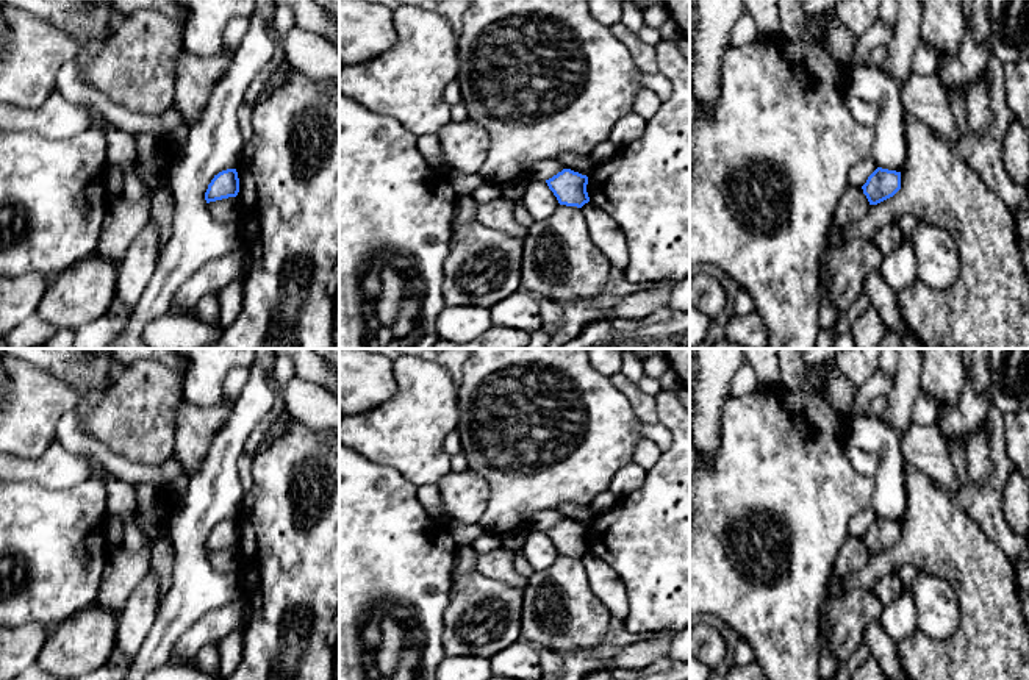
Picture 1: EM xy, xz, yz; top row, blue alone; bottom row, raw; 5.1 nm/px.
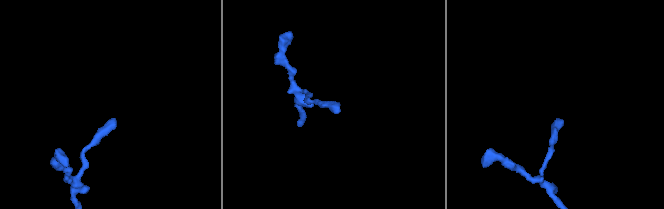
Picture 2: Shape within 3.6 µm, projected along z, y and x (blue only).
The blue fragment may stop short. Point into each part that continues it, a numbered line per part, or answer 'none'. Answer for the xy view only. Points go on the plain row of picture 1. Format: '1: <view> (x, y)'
none

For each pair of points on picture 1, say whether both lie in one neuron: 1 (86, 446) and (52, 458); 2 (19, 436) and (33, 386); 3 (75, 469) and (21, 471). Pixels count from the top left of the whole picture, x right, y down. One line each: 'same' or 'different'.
1: different
2: same
3: same

